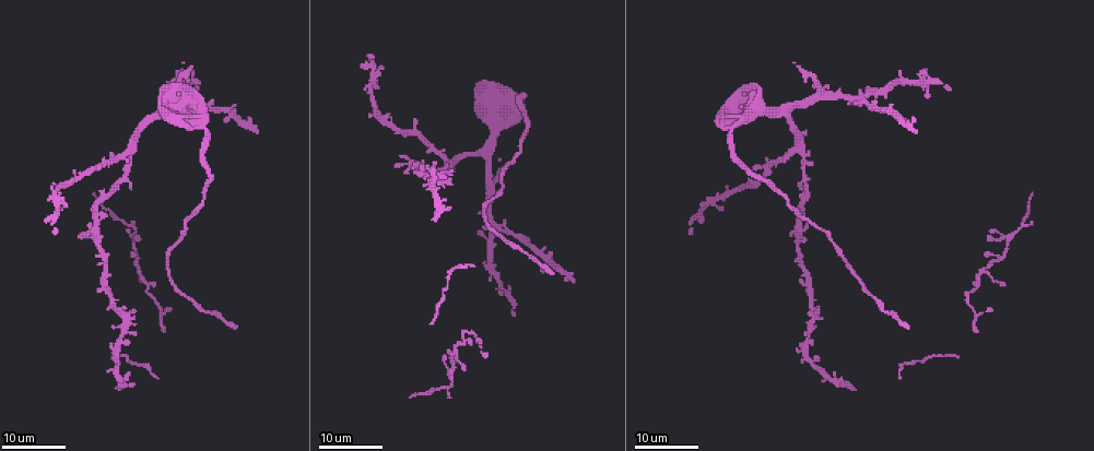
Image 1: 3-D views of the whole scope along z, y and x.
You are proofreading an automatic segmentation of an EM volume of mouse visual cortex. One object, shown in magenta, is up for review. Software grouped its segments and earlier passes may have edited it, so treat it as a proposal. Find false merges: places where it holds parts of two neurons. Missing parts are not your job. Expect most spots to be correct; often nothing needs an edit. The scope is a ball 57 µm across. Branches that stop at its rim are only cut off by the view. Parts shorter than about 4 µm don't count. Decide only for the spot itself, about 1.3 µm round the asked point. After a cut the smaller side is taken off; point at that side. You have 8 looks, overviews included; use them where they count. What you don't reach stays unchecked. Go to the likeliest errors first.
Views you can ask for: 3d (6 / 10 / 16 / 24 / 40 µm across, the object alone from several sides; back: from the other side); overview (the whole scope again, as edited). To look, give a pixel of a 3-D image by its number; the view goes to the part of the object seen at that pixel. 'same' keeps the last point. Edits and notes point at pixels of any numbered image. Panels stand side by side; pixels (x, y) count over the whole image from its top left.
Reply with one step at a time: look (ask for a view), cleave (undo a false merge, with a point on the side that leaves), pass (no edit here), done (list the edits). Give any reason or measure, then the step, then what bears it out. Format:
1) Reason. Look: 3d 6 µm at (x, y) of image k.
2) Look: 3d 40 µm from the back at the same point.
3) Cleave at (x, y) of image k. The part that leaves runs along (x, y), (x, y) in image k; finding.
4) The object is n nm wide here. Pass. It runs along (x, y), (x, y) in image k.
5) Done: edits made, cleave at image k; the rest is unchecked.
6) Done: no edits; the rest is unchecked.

Three-way junction. Look: 3d 24 µm at (148, 284) of image 1.

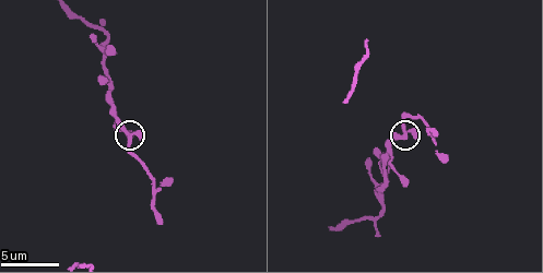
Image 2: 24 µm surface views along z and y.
Closer look. Look: 3d 6 µm at (127, 133) of image 2.

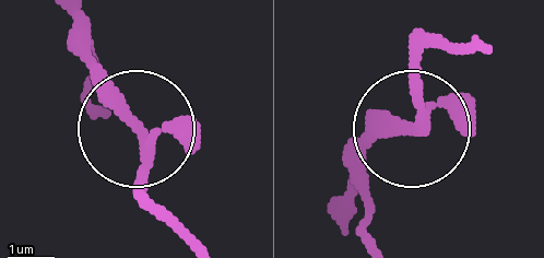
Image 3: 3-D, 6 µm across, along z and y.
Other side. Look: 3d 6 µm from the back at (413, 125) of image 3.

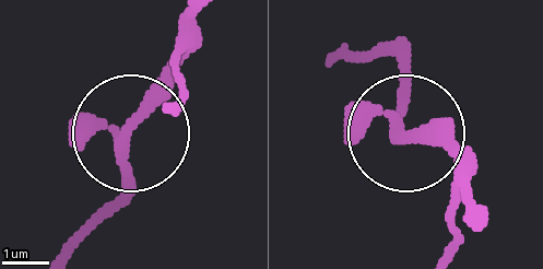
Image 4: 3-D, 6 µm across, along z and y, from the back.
The object is 240 nm wide here. Pass. Continuous, no second neuron.

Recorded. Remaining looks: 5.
Look: 3d 6 µm at (379, 185) of image 2.

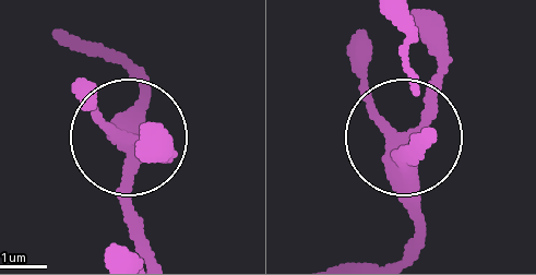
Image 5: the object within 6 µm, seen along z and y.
Pass. Continuous, no second neuron.

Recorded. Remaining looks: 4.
Look: 3d 16 µm at (793, 150) of image 1.

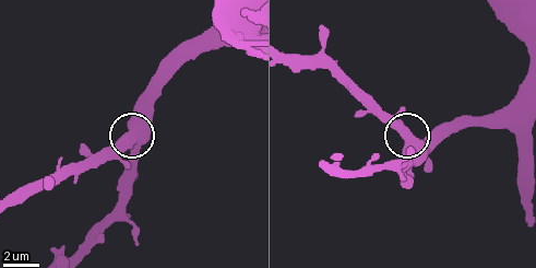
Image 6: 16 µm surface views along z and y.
Look: 3d 10 µm at (131, 133) of image 6.

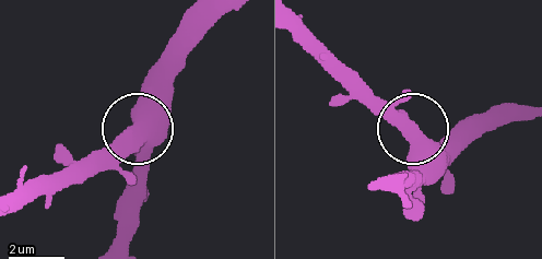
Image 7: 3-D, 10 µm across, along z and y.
Pass. One neuron here.

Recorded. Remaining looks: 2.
Thin arm on a thick one. Look: 3d 24 µm at (823, 91) of image 1.

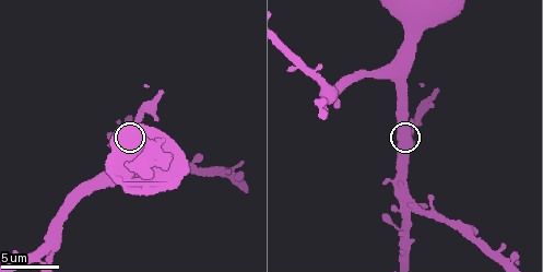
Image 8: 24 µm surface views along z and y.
Look: 3d 10 µm at the same point.

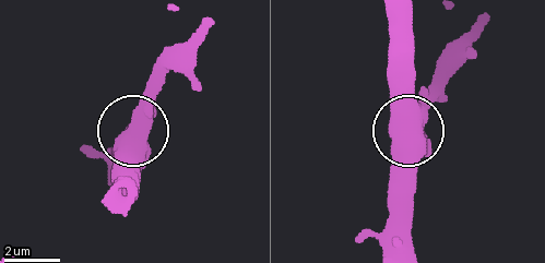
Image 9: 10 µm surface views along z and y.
Pass. All the same neuron.

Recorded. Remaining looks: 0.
Done: no edits; the rest is unchecked.

